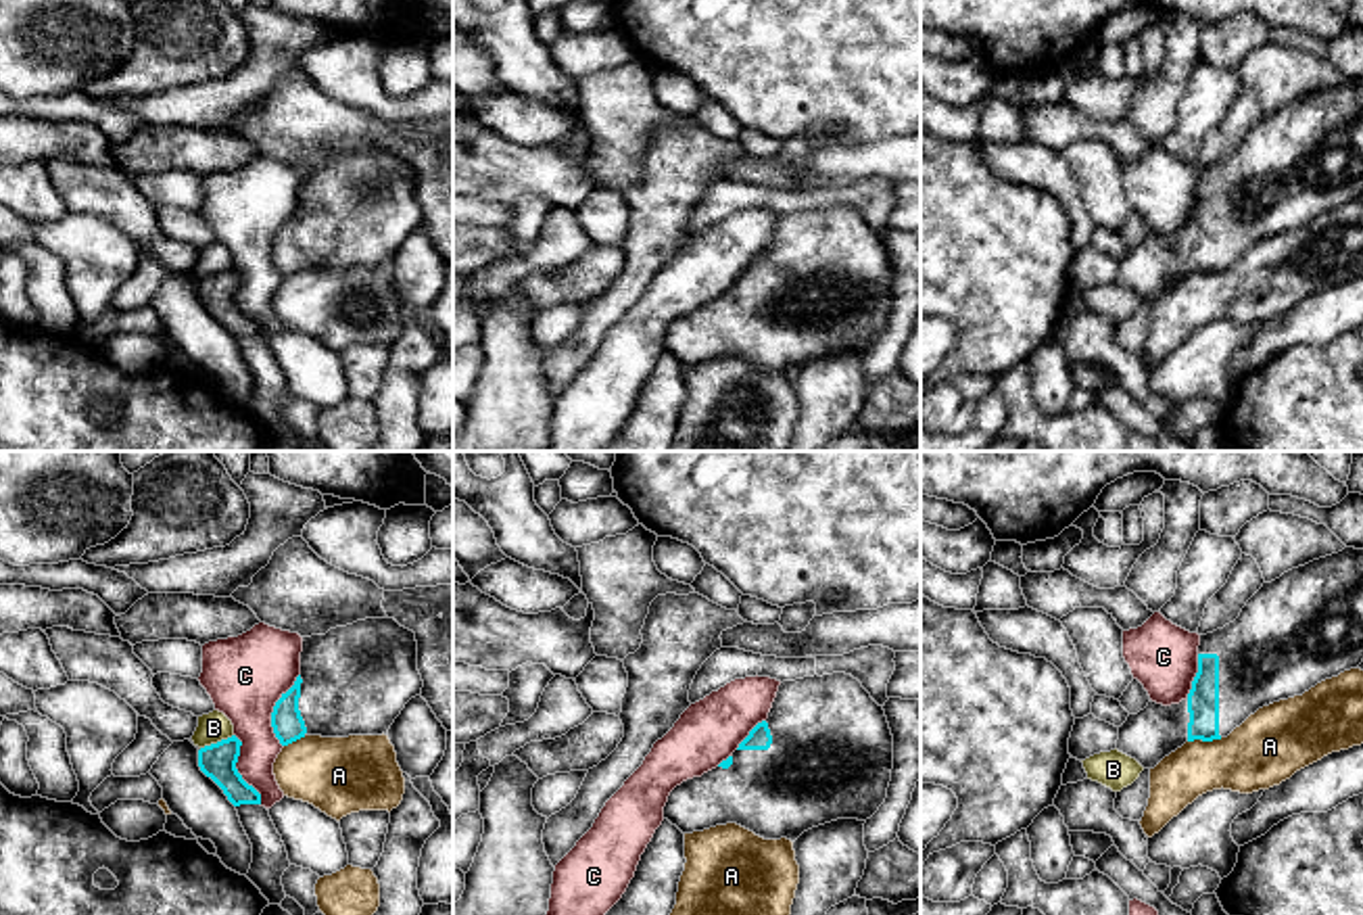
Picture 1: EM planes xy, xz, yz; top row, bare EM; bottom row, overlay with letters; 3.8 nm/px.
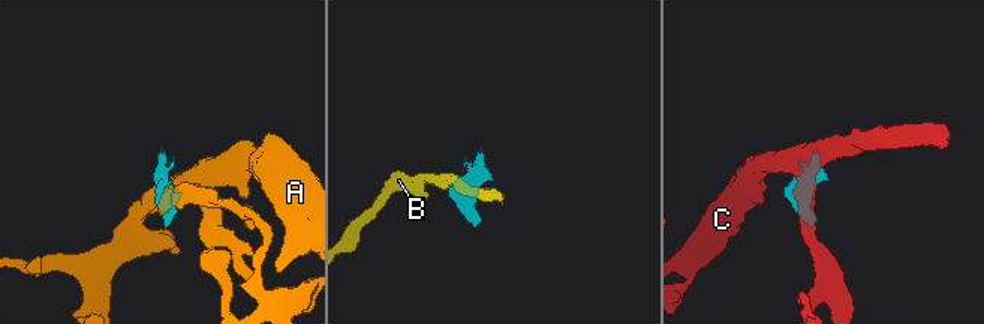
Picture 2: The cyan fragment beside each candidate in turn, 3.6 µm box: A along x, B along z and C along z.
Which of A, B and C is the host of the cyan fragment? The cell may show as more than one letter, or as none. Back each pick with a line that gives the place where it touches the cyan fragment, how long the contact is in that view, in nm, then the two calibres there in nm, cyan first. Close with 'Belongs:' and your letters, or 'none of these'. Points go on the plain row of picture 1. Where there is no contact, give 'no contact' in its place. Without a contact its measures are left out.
Belongs: none of these

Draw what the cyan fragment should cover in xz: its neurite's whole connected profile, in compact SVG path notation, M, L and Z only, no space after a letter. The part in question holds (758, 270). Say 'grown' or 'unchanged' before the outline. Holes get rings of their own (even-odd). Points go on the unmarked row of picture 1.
grown; M845 205L783 213L768 244L739 280L716 301L676 318L664 338L664 351L683 366L737 355L764 372L795 374L804 363L837 351L870 351L887 330L893 301L893 267L885 249L858 211Z

